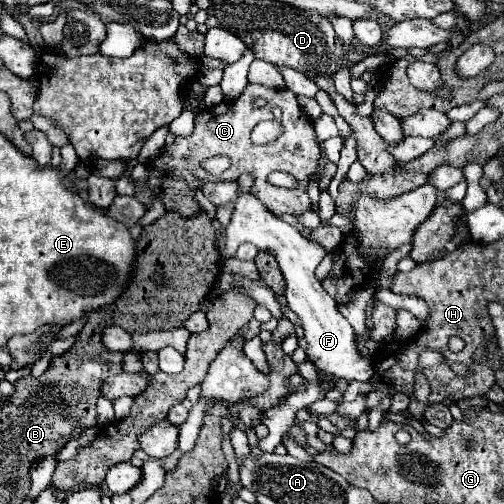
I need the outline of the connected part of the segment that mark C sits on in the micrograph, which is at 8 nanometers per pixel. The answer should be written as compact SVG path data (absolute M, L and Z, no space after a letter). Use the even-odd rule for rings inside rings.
M248 84L244 92L230 102L222 102L212 108L202 108L194 118L194 132L190 136L178 136L174 144L164 146L162 152L146 164L148 176L144 182L136 182L136 198L150 208L150 198L162 200L166 212L178 212L182 218L192 218L200 212L206 212L200 202L194 198L194 192L200 190L202 182L212 182L210 174L200 166L202 160L212 156L228 156L232 160L230 168L216 176L220 182L236 182L242 172L248 172L254 178L252 194L272 212L272 214L302 214L310 210L310 198L306 194L306 182L314 172L318 172L318 160L320 160L320 146L314 142L314 128L310 118L302 112L296 94L290 90L272 90L262 84ZM256 96L266 96L268 106L254 108L252 100ZM278 106L282 110L282 124L284 134L266 146L256 146L250 140L252 128L262 120L272 120L272 108ZM270 172L288 172L296 178L296 188L278 188L272 186L266 178Z

